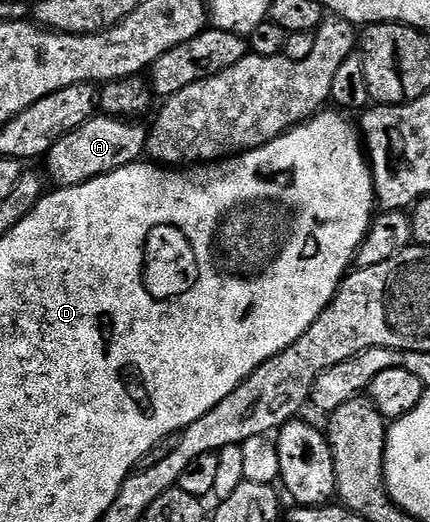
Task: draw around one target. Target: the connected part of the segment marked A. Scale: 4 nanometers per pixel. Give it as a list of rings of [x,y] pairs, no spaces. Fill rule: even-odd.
[[[97,115],[82,123],[82,127],[62,135],[62,139],[50,147],[46,158],[47,176],[50,181],[52,176],[53,186],[69,189],[127,165],[137,164],[145,156],[150,132],[147,124],[140,124],[144,123],[136,119]]]

